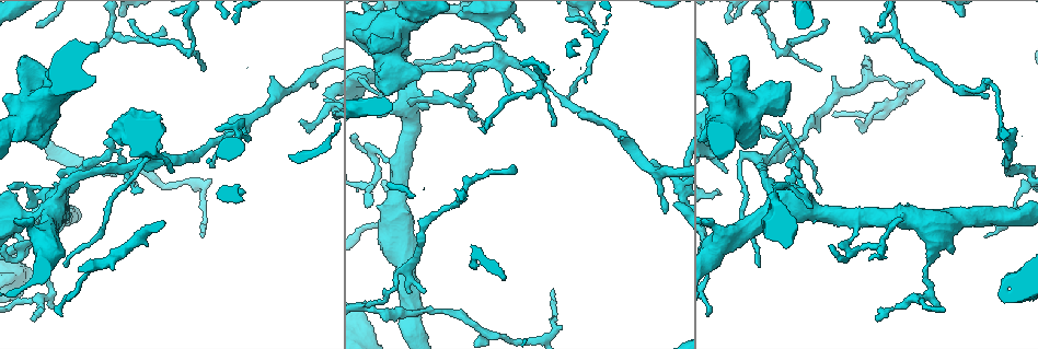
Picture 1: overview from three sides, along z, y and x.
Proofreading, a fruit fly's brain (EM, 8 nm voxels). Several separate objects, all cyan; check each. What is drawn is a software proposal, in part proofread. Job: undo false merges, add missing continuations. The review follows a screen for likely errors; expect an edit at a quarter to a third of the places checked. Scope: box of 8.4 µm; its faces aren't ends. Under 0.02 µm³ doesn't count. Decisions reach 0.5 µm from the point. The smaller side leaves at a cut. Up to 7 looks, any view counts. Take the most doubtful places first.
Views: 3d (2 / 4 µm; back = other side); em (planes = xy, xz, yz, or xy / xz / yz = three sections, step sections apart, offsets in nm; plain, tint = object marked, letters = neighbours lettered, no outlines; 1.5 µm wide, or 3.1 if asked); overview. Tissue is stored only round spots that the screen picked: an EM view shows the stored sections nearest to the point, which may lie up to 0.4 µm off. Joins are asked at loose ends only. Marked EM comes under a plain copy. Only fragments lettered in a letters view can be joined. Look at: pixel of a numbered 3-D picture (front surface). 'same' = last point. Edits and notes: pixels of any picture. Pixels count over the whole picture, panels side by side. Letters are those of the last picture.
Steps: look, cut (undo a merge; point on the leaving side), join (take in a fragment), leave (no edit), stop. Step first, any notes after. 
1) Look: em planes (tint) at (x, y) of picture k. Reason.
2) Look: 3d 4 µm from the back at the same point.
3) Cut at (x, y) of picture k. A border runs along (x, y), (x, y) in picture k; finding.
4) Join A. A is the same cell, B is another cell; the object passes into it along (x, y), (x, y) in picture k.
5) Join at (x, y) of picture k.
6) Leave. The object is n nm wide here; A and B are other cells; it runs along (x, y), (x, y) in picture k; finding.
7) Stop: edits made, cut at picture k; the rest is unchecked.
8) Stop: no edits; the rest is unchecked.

Look: 3d 2 µm at (23, 55) of picture 1. Stops while still wide.

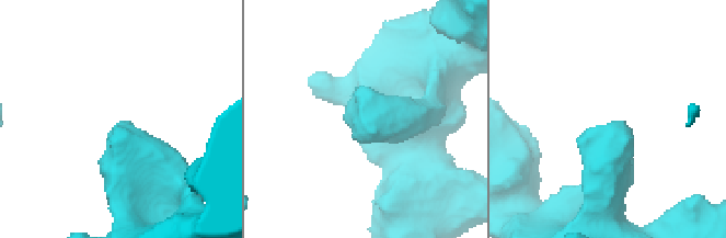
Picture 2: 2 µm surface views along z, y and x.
Look: em planes (letters) at (617, 121) of picture 2. Now the EM.

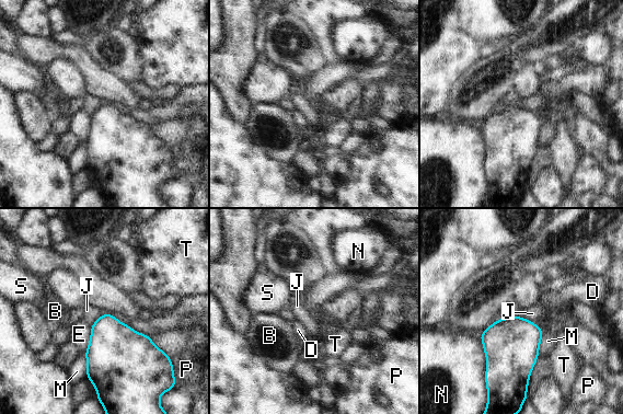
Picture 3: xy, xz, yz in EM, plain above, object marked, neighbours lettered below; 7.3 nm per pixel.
Leave. The object is 240 nm wide here; B, D, E, J, M, N, P, S and T are other cells; a border runs along (519, 314), (534, 322) in picture 3; none of them fits.

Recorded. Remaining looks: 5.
Look: 3d 2 µm at (855, 119) of picture 1. Branch stops here.

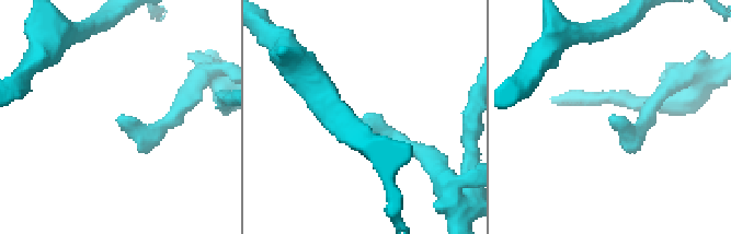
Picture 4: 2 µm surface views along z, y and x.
Look: em planes (tint) at (609, 117) of picture 4. Shape alone is not enough.

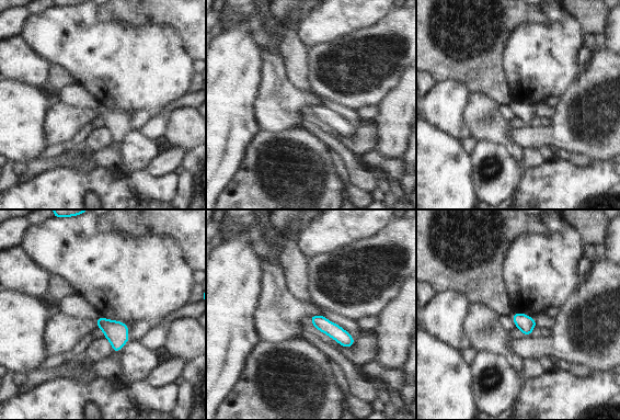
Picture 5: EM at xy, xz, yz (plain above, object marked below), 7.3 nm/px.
Look: em planes (letters) at the same point. What lies round it.

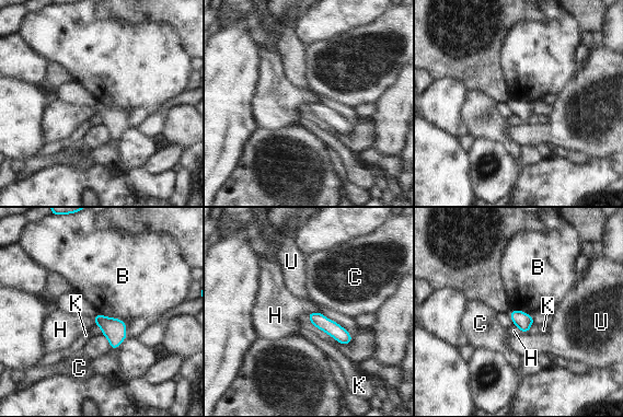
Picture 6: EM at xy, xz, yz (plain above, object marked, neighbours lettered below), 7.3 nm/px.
Leave. The longest contact is with B, 240 nm; B, C, H, K and U are other cells; none of them fits.

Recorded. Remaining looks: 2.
Look: em planes (letters) at (423, 290) of picture 1. Free end.

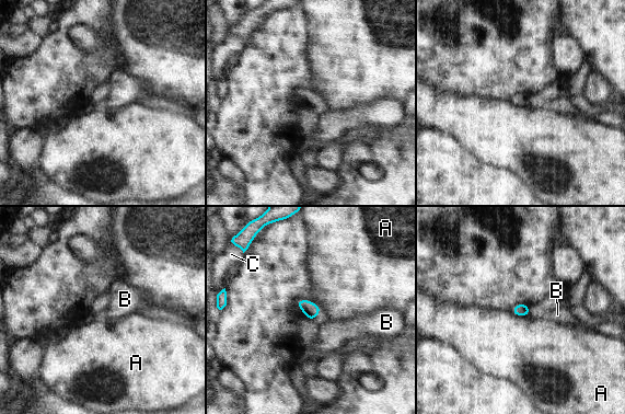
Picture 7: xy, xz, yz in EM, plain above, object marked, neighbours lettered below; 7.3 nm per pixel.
Leave. The object is 100 nm wide here; A, B and C are other cells; a border runs along (510, 310), (518, 315), (528, 317) in picture 7; none of them fits.

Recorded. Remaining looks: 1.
Stop: no edits; the rest is unchecked.

